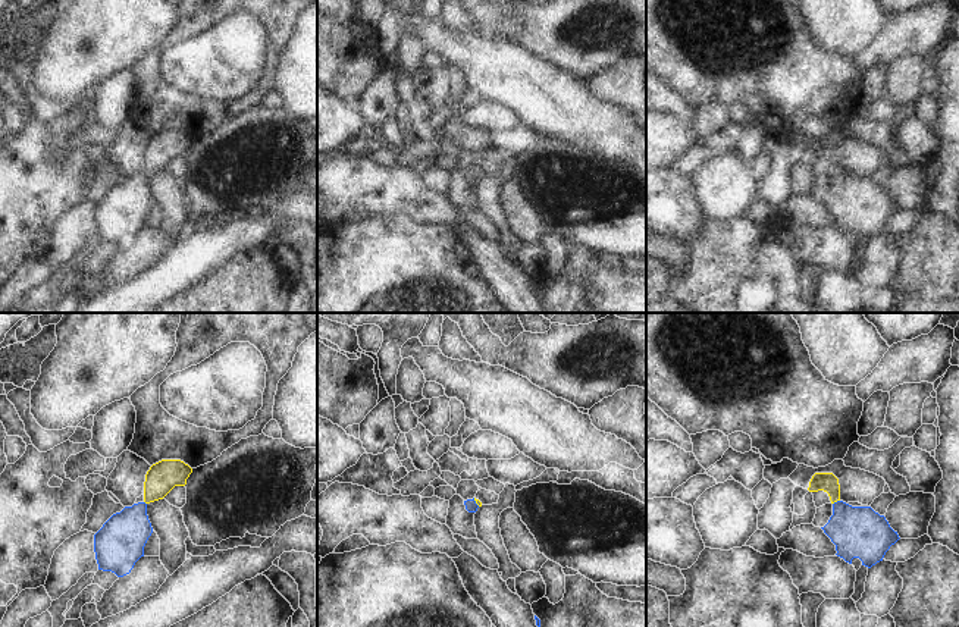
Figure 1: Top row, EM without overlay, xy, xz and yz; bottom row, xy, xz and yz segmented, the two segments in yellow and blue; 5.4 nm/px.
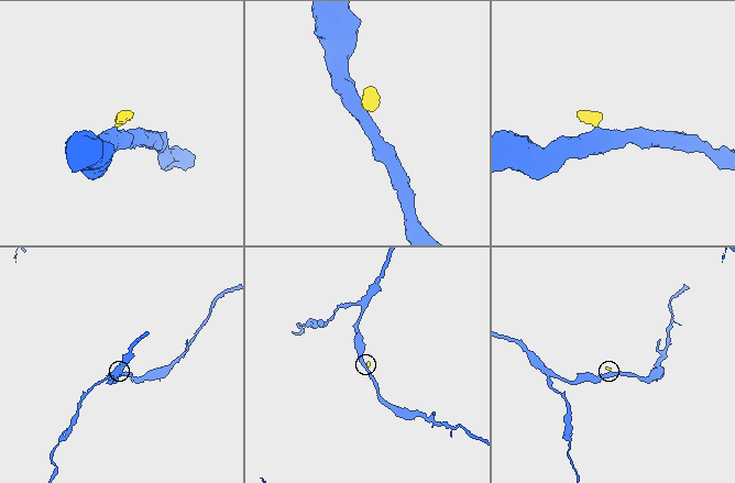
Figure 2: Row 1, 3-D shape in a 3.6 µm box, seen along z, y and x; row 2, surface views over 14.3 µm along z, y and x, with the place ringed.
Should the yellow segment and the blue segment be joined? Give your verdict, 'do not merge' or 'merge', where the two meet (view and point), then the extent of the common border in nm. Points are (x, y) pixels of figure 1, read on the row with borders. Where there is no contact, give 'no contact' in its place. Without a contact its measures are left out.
merge; contact yz (836, 501); length 50 nm

